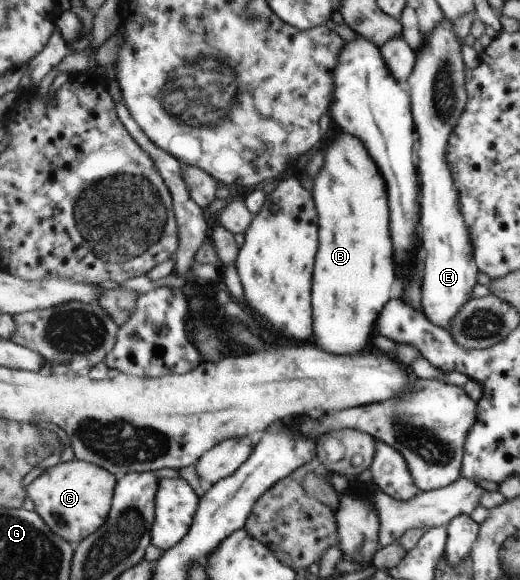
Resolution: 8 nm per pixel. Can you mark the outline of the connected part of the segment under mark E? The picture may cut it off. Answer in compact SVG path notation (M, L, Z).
M443 19L424 35L424 41L416 51L412 71L406 78L417 131L414 154L424 207L424 269L420 283L420 309L430 323L446 331L450 327L450 317L455 319L459 309L470 300L470 289L476 283L477 266L474 265L471 237L468 237L467 225L464 225L460 215L459 190L452 181L451 169L446 165L448 137L451 137L464 105L467 105L460 47L462 41L452 31L450 22Z

